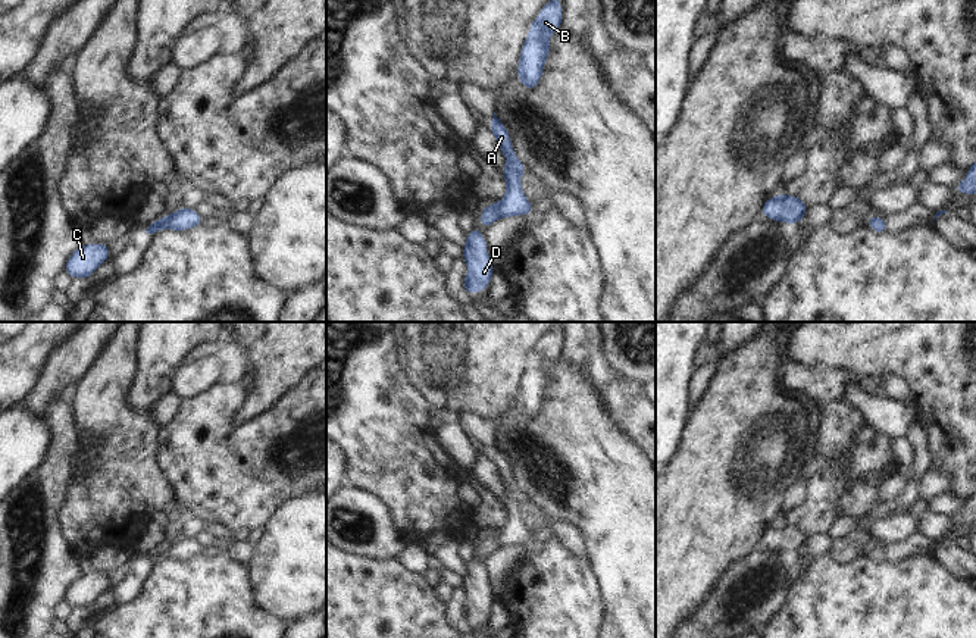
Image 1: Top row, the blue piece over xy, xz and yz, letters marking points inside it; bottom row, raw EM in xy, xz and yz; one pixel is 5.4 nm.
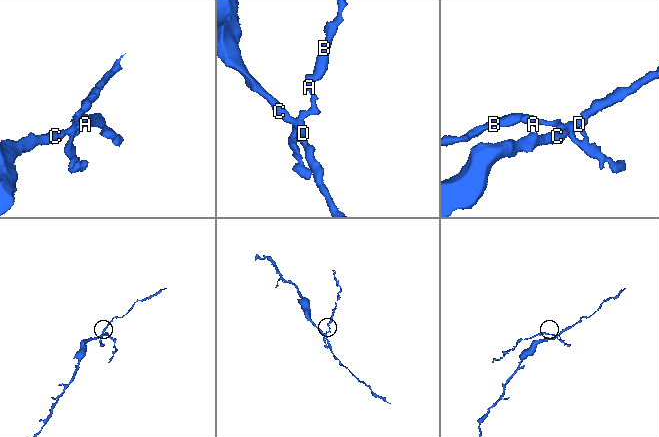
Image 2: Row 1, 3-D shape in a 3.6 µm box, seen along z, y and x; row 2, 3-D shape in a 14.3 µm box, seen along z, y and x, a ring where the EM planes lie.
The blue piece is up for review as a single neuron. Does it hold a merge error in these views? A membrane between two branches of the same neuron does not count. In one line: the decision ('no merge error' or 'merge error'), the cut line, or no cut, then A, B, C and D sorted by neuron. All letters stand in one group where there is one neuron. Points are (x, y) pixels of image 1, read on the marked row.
no merge error; cut none; groups A B C D

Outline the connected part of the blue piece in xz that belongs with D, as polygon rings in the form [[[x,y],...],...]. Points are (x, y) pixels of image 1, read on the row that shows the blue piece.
[[[476,228],[466,234],[463,260],[469,268],[469,272],[463,279],[463,290],[472,295],[478,291],[487,290],[494,268],[487,251],[485,237]]]

